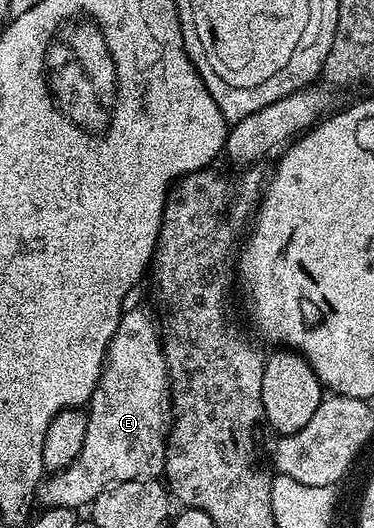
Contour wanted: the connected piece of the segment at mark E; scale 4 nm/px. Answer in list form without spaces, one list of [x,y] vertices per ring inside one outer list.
[[[148,308],[127,309],[122,312],[119,319],[119,327],[115,327],[115,335],[109,344],[109,350],[105,352],[105,365],[101,368],[101,378],[95,387],[95,391],[89,396],[87,402],[87,412],[89,414],[89,422],[87,423],[87,435],[83,438],[83,451],[79,451],[79,455],[74,461],[61,470],[59,473],[46,476],[39,486],[39,501],[42,506],[54,509],[55,507],[67,507],[68,509],[80,510],[81,505],[88,506],[94,499],[99,496],[105,489],[110,489],[113,485],[118,485],[124,481],[147,481],[157,479],[164,474],[165,471],[165,451],[167,448],[167,426],[171,421],[171,406],[169,403],[169,372],[167,371],[167,363],[165,356],[161,350],[162,330],[157,330],[157,321],[147,311]]]

